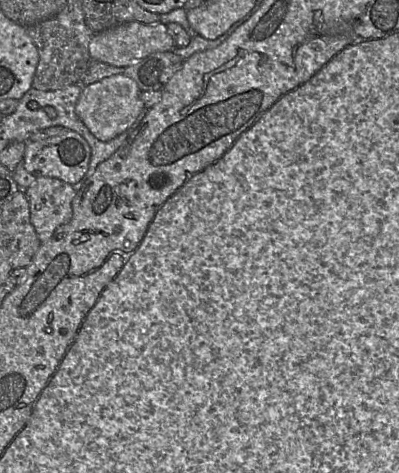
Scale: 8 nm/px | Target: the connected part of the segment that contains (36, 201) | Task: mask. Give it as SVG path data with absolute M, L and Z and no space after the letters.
M36 177L24 190L29 202L30 220L36 234L43 242L55 230L72 218L72 200L76 194L73 186L52 177Z

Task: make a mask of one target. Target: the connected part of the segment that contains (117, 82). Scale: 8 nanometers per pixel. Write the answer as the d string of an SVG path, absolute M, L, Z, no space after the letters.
M114 74L82 86L75 112L95 138L109 141L128 129L145 108L140 93L141 90L132 78L125 74Z

